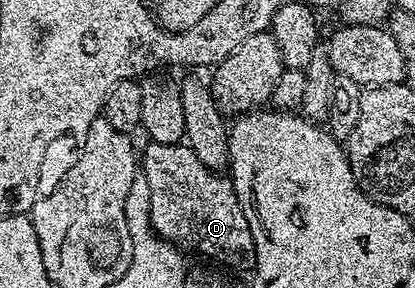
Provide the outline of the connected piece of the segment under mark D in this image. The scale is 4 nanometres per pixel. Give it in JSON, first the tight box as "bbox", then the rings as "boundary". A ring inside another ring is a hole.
{"bbox":[142,143,256,271],"boundary":[[[148,143],[145,146],[142,175],[150,187],[152,230],[169,245],[181,251],[193,249],[225,270],[240,271],[236,269],[247,265],[249,268],[256,259],[254,235],[250,235],[250,223],[246,215],[242,215],[242,203],[238,203],[231,180],[215,169],[208,169],[187,143]]]}

